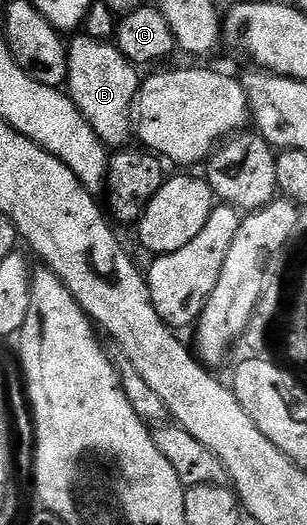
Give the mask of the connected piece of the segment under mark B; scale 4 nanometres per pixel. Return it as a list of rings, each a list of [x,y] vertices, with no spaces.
[[[87,35],[76,36],[68,45],[66,92],[86,123],[90,123],[94,135],[98,135],[109,150],[119,151],[134,137],[134,106],[140,91],[141,70],[127,61],[112,41],[98,41]]]

